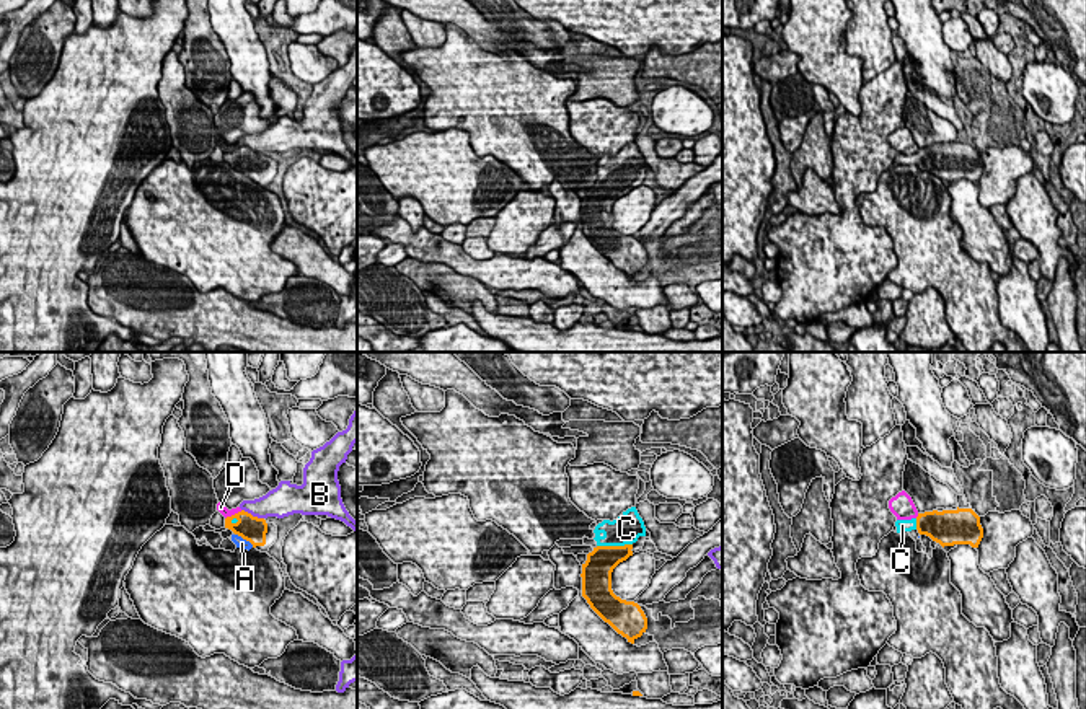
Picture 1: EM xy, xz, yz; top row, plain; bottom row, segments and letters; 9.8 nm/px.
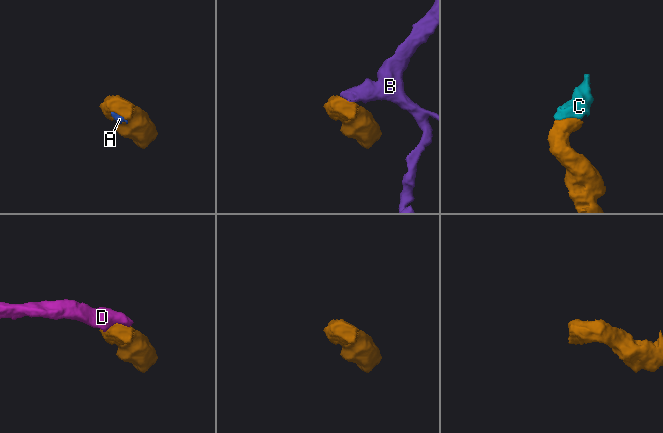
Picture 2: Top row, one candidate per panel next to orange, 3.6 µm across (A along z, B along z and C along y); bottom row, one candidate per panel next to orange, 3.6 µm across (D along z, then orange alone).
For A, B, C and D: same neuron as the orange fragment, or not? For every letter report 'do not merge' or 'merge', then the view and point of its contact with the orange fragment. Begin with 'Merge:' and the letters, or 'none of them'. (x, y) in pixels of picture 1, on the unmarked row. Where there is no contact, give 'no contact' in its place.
Merge: C
A: do not merge; contact xy (245, 173)
B: do not merge; contact xy (251, 150)
C: merge; contact xz (613, 181)
D: do not merge; contact xy (235, 149)

